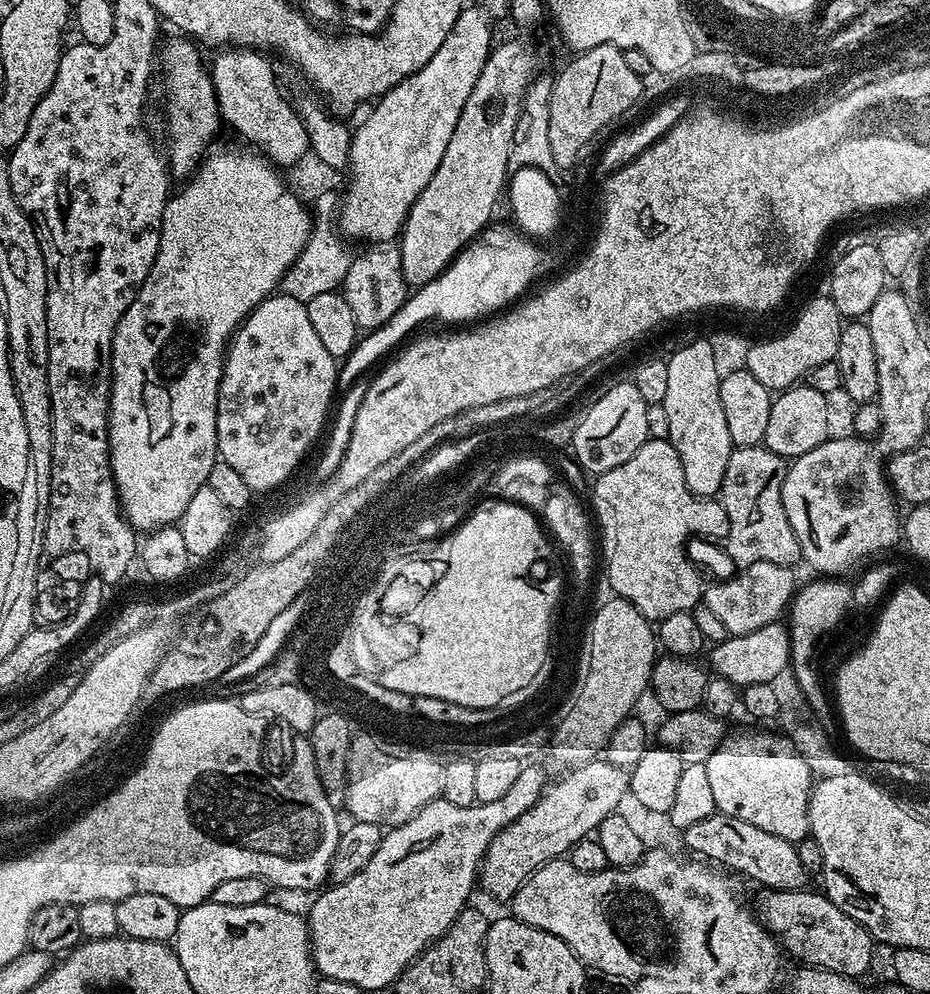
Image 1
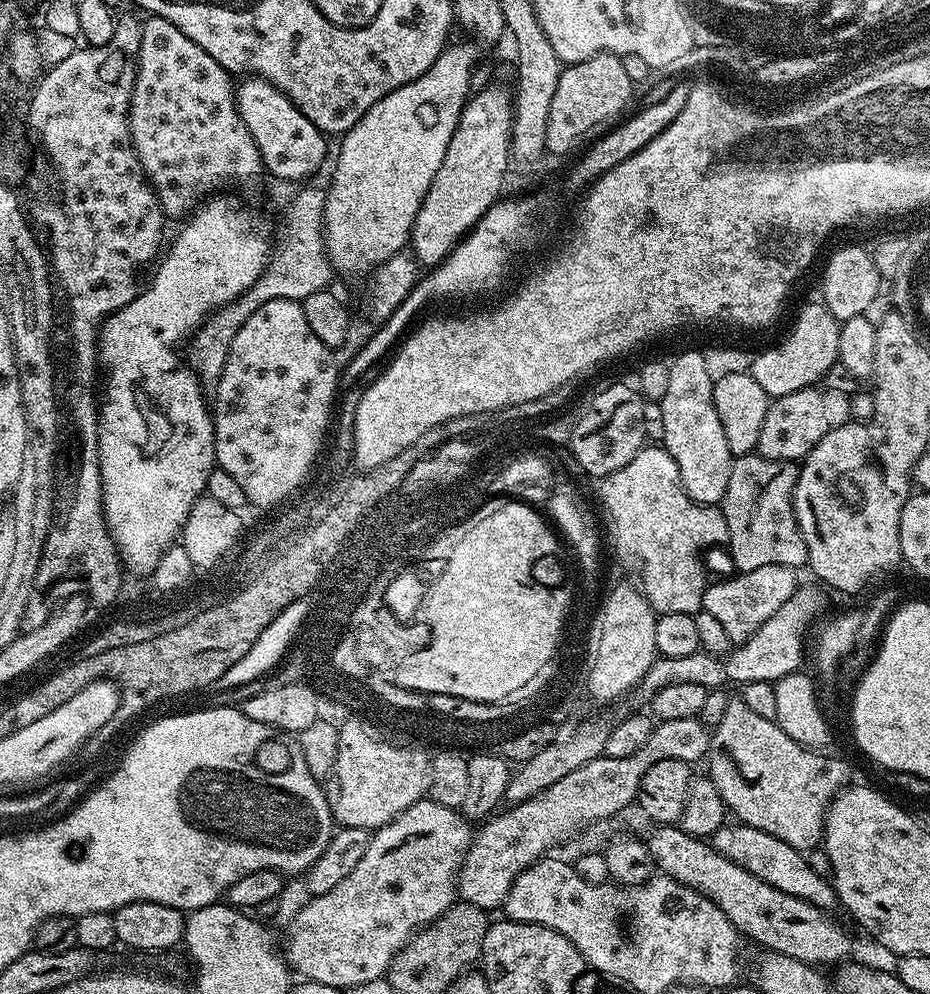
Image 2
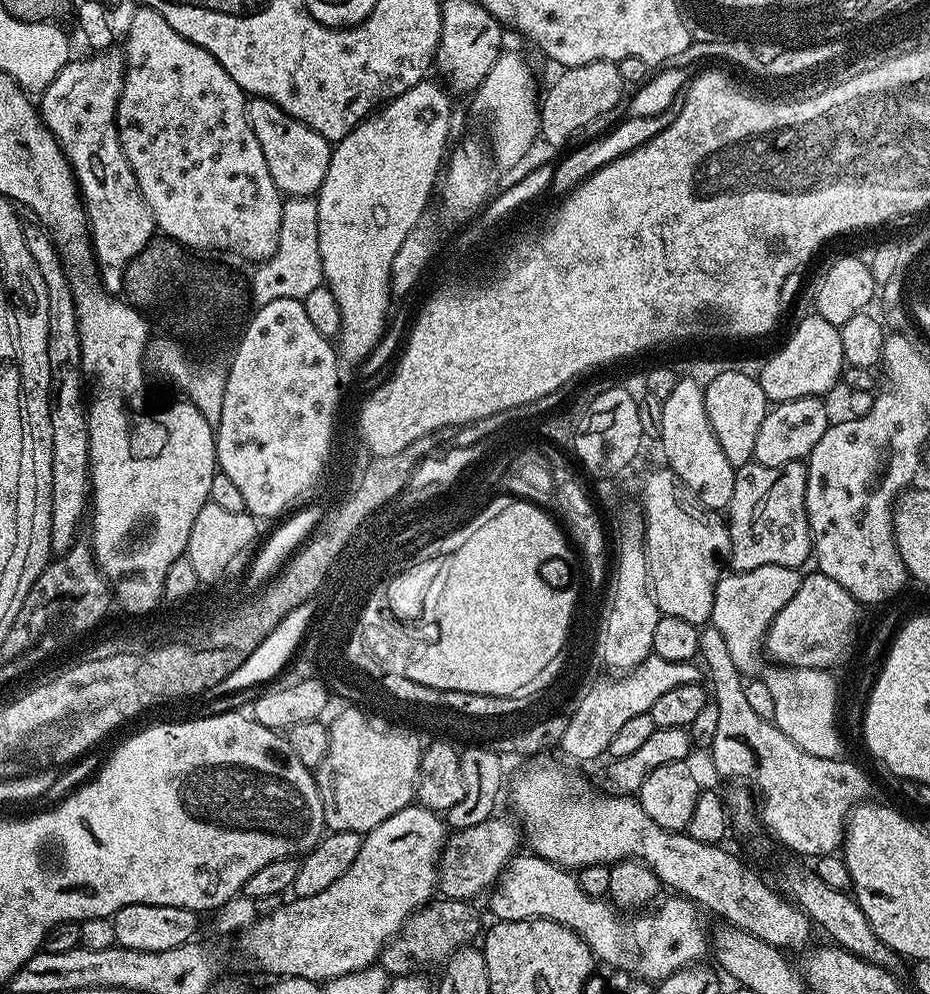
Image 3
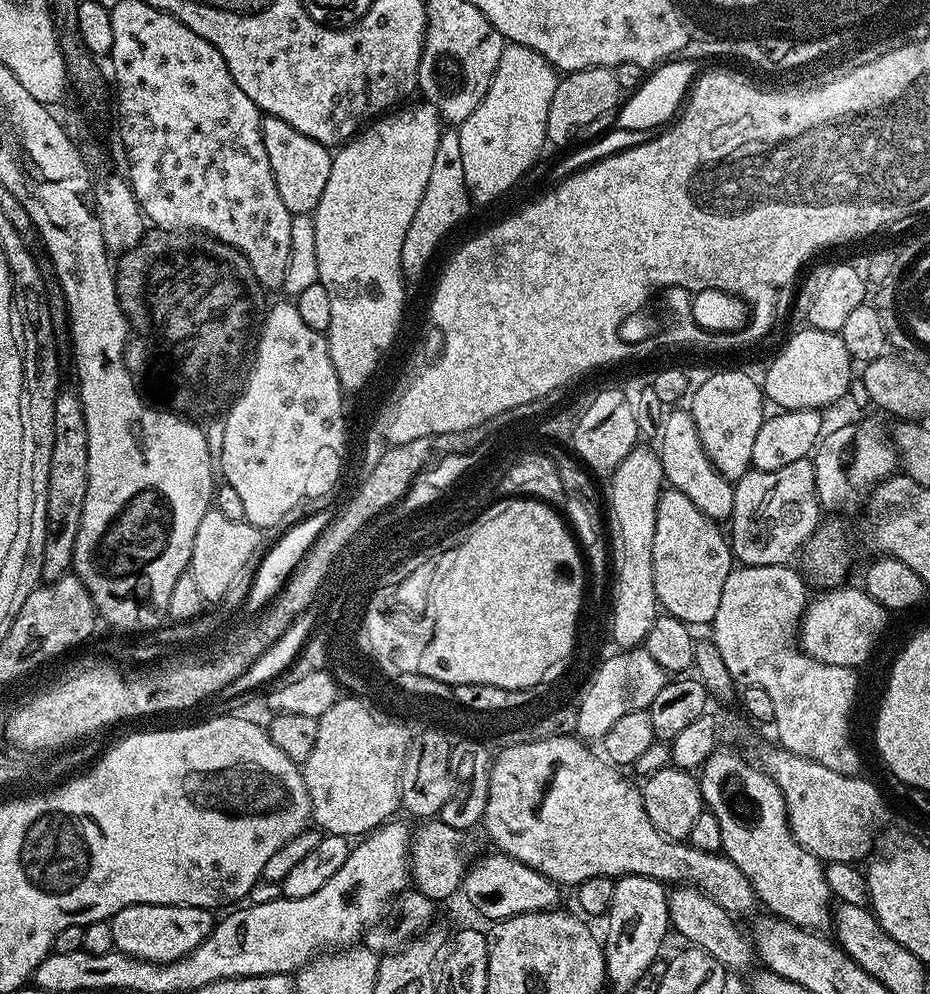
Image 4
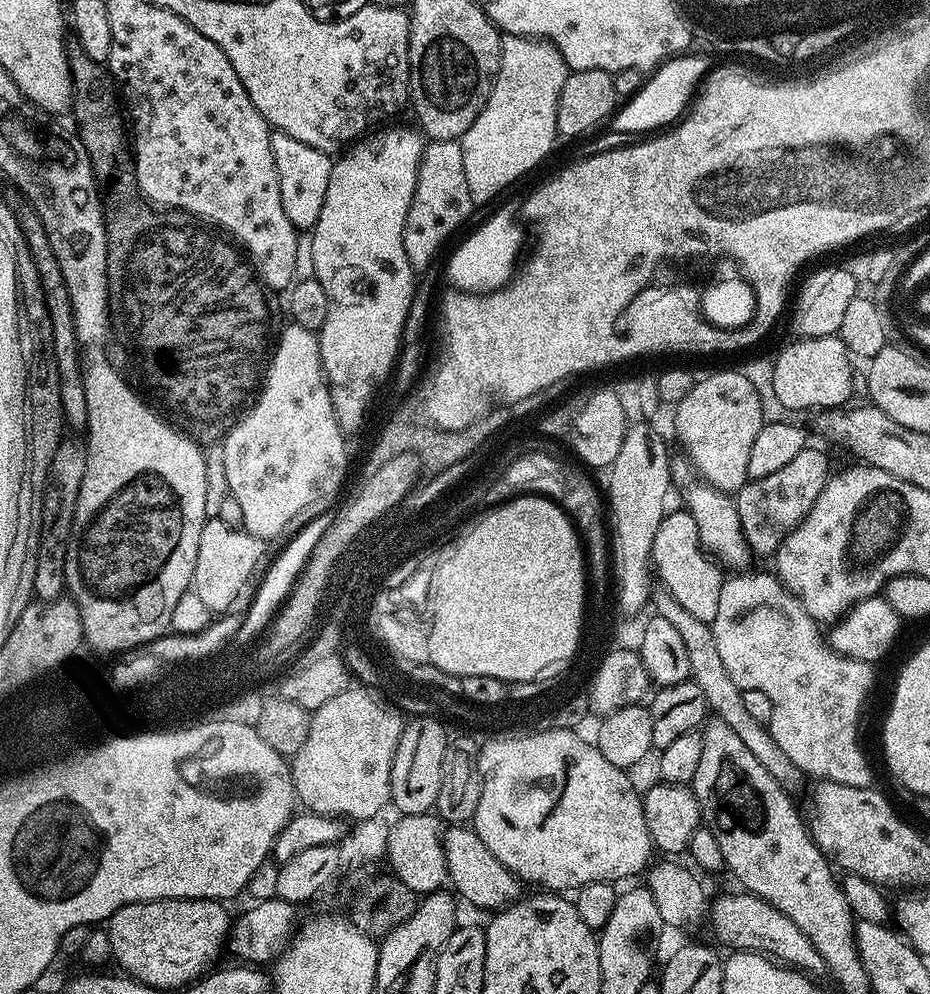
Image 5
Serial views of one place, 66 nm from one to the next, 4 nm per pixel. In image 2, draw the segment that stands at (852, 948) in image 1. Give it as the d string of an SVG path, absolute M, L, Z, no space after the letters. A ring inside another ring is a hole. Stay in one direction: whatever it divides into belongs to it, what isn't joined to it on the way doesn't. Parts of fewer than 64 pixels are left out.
M656 826L651 830L646 843L655 867L663 875L713 900L741 935L761 944L761 949L786 954L813 966L836 966L851 957L848 955L852 952L852 936L832 917L831 911L794 898L794 894L782 894L770 882L754 878L750 870L718 854L707 839L686 834L679 826Z

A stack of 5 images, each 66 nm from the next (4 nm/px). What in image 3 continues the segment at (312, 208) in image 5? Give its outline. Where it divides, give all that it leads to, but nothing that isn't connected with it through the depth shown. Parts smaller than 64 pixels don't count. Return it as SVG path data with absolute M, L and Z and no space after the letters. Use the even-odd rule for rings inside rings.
M249 99L248 121L254 130L254 138L258 138L258 146L262 146L262 155L266 157L266 167L270 169L270 178L274 178L274 186L278 186L285 197L315 197L330 166L333 149L330 141L269 100Z

